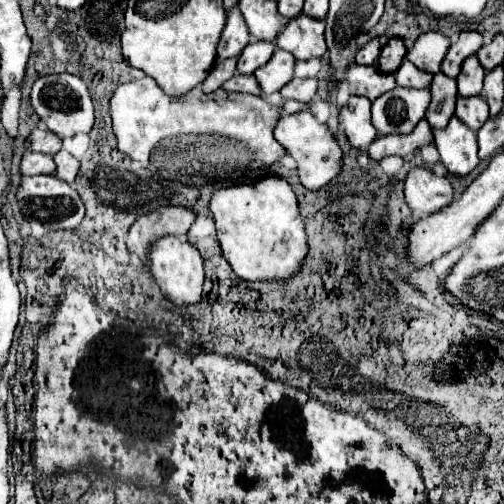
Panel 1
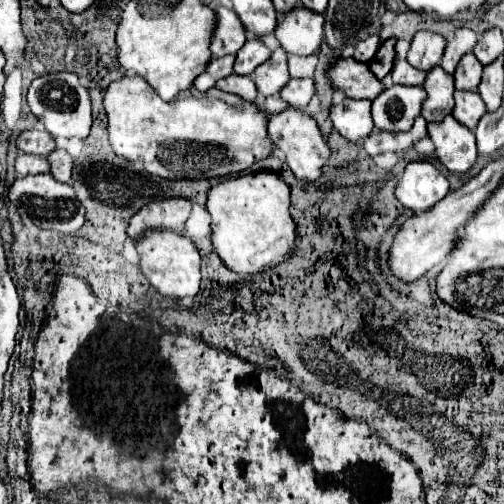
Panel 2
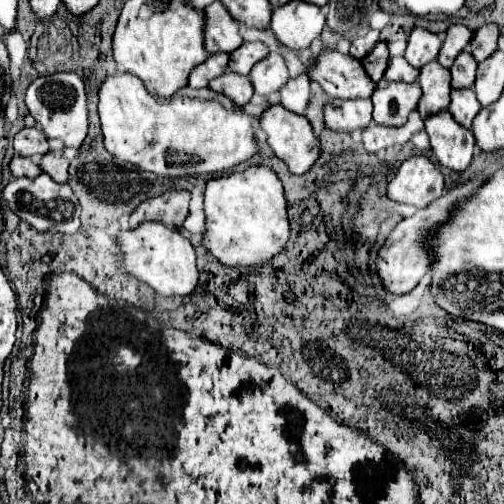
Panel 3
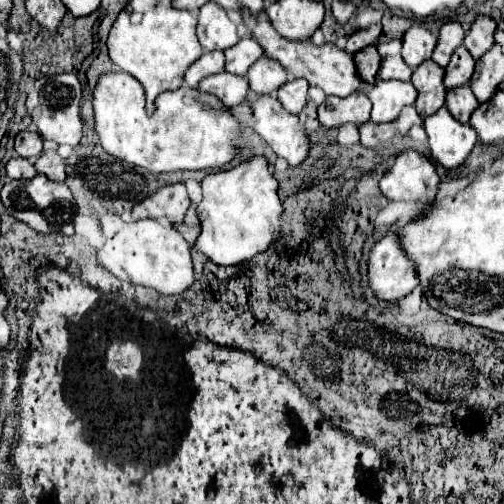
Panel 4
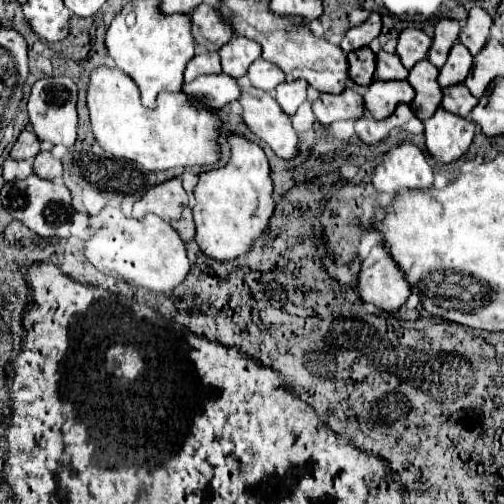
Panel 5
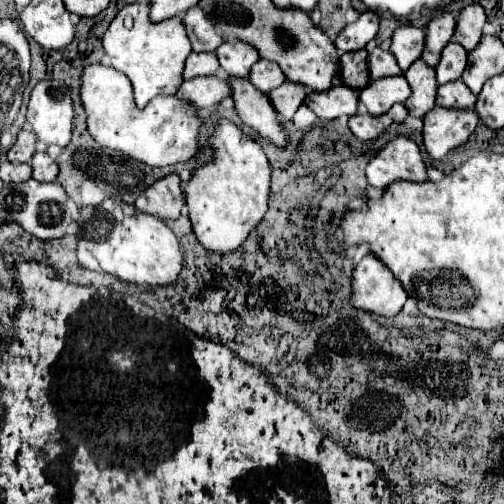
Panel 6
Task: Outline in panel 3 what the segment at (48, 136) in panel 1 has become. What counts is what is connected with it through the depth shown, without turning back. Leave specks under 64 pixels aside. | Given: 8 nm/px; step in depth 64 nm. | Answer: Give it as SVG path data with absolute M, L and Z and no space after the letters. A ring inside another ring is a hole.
M24 128L14 136L14 150L22 156L44 156L50 150L48 138L40 128ZM54 150L48 152L42 160L40 160L40 168L52 176L52 180L56 182L66 182L68 180L68 160L64 158L62 150Z

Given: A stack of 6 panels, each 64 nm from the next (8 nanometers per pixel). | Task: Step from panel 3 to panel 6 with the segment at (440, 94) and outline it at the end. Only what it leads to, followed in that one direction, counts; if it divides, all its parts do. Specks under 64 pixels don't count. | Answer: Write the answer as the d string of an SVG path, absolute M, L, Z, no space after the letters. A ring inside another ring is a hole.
M416 60L408 68L408 72L404 72L404 78L412 88L412 96L404 102L404 106L410 110L410 116L424 118L436 106L438 82L434 76L434 68L428 66L424 60Z

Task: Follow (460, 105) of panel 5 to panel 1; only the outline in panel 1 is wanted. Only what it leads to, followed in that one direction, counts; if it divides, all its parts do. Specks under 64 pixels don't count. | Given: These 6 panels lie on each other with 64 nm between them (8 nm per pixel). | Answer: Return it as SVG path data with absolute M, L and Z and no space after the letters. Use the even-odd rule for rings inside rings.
M480 96L472 98L458 98L456 102L456 116L474 132L482 128L482 124L488 120L488 104Z

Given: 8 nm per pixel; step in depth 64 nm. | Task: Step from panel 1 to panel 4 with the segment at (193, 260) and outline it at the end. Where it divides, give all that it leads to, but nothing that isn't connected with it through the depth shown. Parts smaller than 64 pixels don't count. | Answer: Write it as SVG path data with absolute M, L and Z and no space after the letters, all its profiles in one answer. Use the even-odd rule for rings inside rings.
M106 214L102 216L102 232L106 246L98 252L98 260L116 278L154 288L166 296L182 294L194 284L190 246L172 224L150 218L128 224L122 222L118 214Z

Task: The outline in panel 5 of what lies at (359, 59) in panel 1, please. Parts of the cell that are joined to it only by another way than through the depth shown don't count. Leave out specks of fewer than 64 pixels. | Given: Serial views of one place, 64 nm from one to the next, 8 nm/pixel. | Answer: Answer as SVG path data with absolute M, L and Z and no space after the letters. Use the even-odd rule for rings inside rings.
M372 14L364 24L356 26L356 28L350 28L340 44L340 48L344 52L352 52L352 50L358 50L358 48L364 48L368 46L382 30L382 20L380 20L380 14Z

